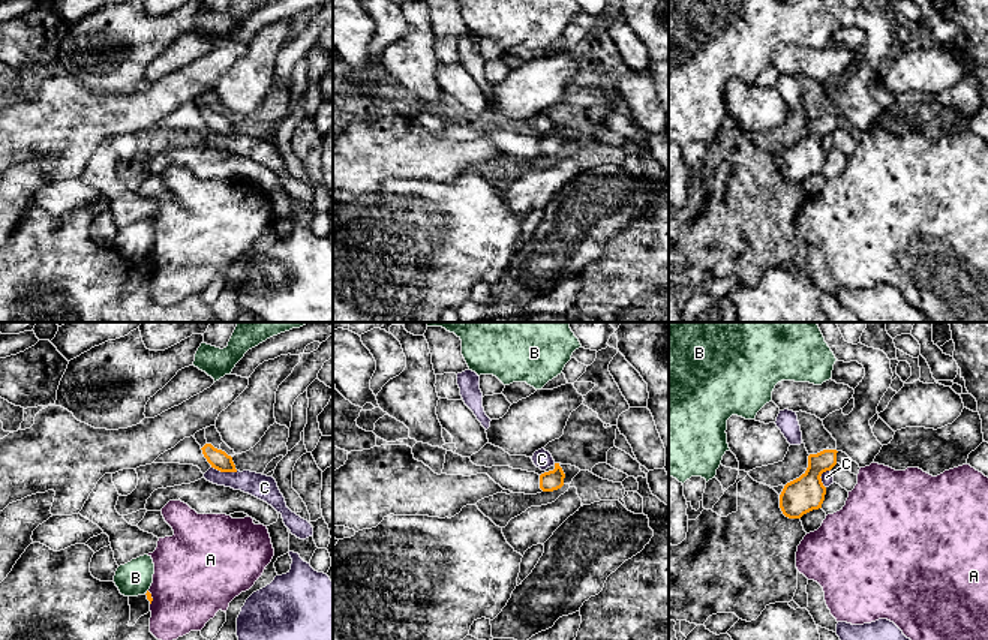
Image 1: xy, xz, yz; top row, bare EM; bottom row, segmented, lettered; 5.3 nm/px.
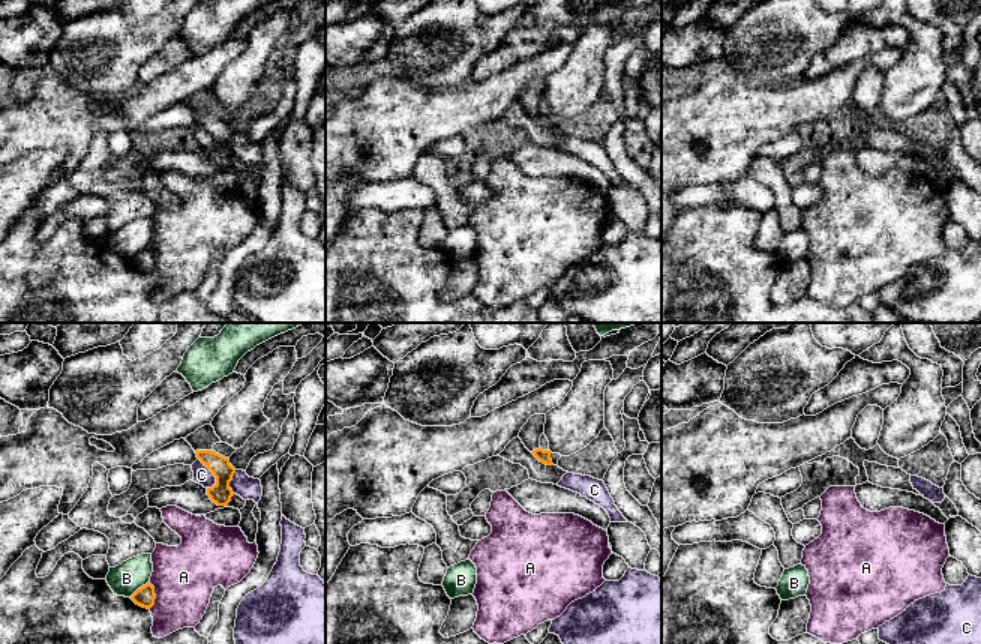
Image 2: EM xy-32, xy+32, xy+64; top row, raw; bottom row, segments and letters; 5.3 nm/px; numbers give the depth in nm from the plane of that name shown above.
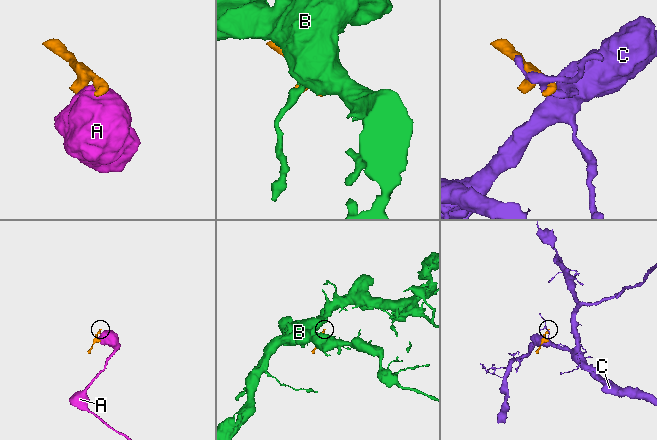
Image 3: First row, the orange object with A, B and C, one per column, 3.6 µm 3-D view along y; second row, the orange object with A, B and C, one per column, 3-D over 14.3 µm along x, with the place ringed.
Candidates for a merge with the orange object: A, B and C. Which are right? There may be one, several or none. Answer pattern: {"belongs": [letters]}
{"belongs": []}

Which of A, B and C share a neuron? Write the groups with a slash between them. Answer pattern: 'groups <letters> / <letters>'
groups A / B / C

